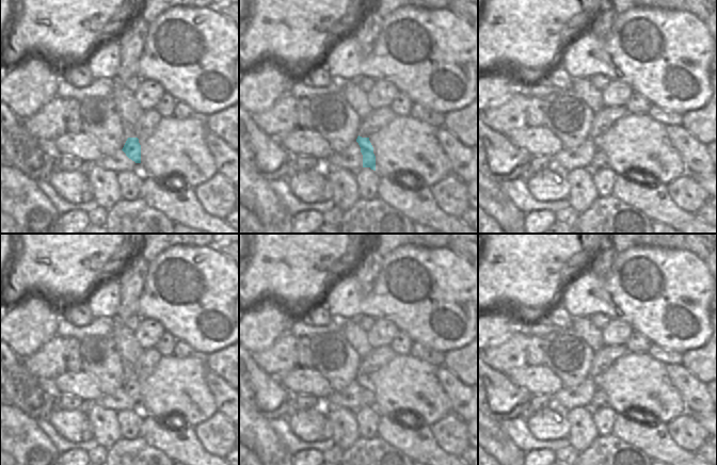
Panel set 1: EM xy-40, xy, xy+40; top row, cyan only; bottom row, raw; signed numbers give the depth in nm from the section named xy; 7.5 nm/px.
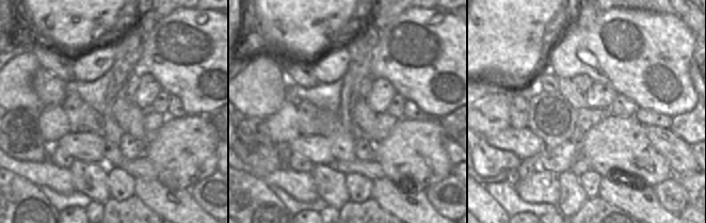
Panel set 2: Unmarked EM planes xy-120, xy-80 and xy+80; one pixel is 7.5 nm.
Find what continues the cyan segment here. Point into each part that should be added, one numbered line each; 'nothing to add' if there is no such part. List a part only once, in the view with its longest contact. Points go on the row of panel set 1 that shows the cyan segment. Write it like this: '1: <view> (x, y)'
nothing to add

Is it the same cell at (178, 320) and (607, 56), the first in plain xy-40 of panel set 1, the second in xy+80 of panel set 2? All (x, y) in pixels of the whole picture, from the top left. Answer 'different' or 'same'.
same

